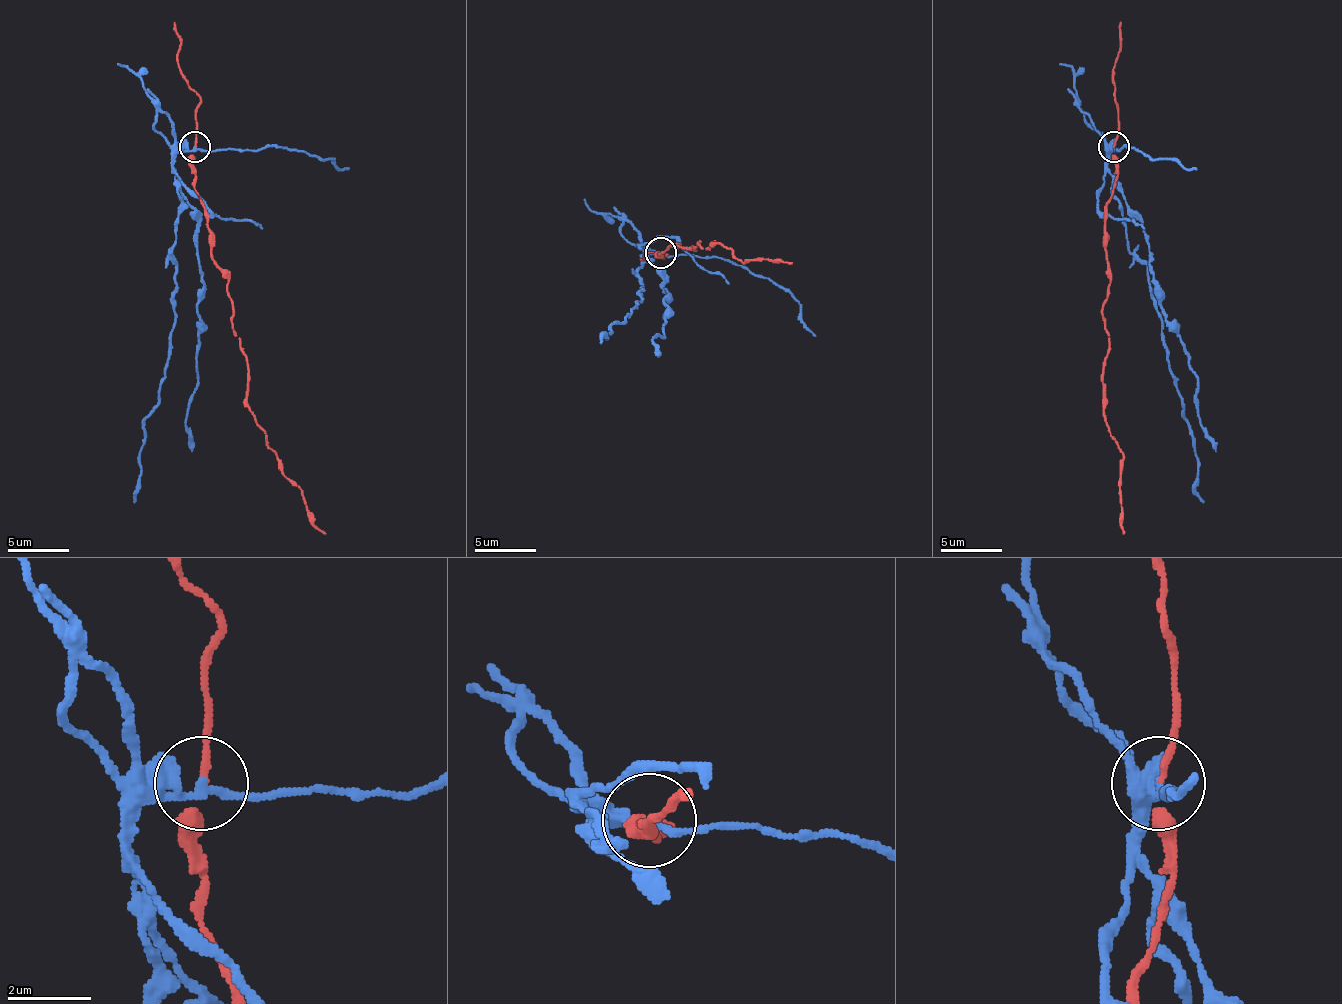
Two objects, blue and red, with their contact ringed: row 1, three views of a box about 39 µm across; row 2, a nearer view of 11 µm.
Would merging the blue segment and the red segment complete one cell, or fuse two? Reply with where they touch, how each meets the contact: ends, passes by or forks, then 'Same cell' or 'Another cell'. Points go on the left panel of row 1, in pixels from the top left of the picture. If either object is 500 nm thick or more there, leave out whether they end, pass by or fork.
Place: (194, 147). At the ring blue passes by. At the ring red passes by. Another cell

